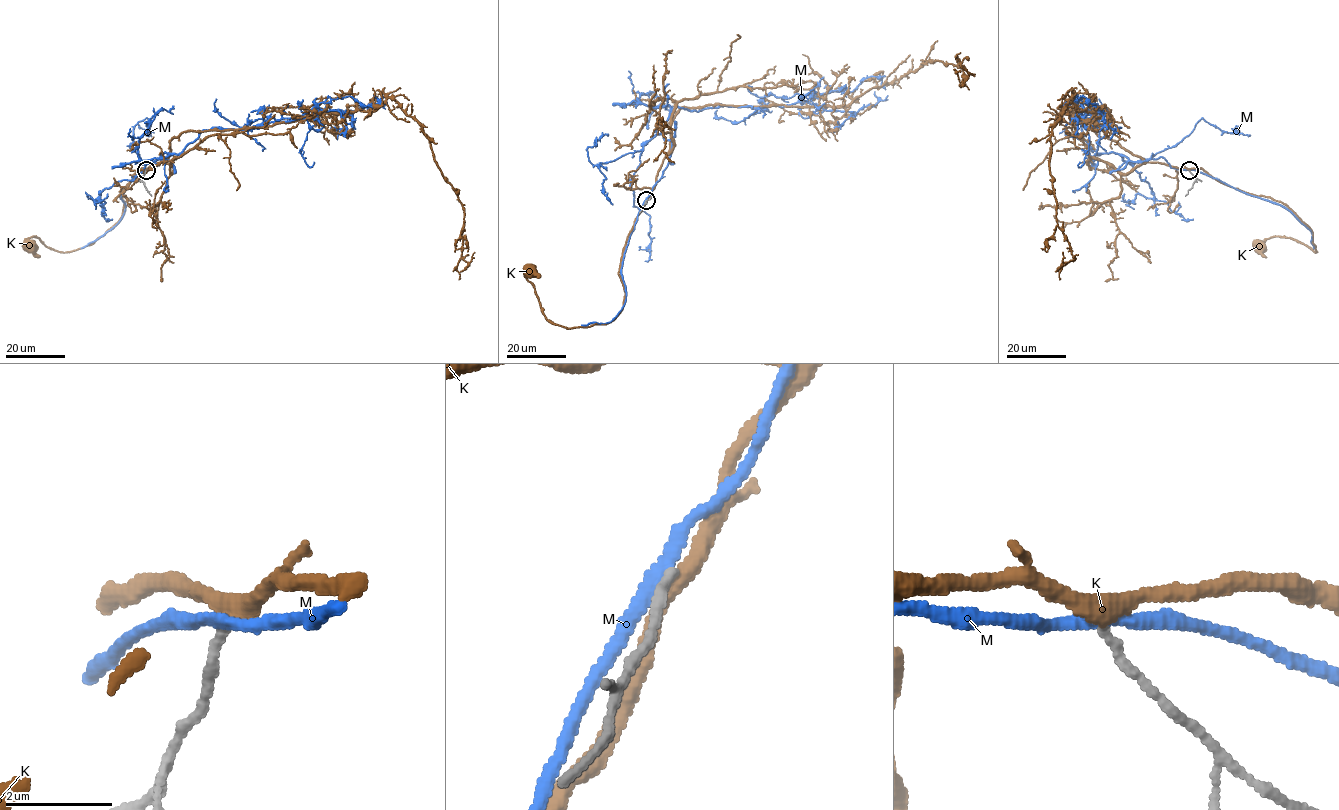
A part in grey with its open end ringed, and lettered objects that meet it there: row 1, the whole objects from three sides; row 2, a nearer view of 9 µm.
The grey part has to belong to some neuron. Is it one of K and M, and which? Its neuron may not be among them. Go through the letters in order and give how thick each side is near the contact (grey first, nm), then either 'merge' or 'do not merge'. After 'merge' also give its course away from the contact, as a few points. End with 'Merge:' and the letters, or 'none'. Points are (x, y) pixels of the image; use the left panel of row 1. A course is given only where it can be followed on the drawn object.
K: calibres 160 and 320 nm; merge; course (146, 170), (140, 168), (118, 195), (122, 216), (90, 245), (62, 252), (30, 236), (25, 242), (31, 245)
M: calibres 160 and 240 nm; do not merge
Merge: K

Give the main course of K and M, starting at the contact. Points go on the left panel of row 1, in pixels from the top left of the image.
K: (146, 170), (140, 168), (118, 195), (122, 216), (90, 245), (62, 252), (30, 236), (25, 242), (31, 245)
M: (145, 170), (204, 130), (300, 118), (263, 114), (246, 131), (216, 99)

